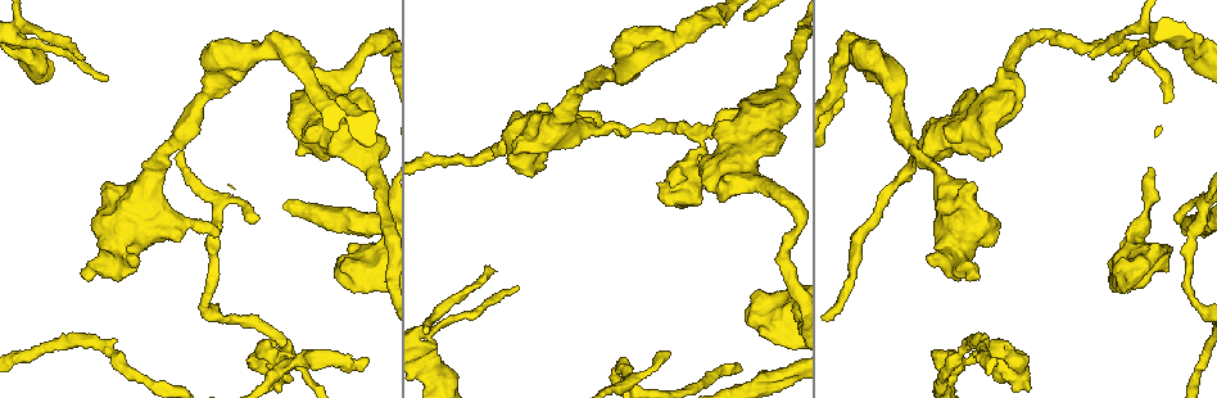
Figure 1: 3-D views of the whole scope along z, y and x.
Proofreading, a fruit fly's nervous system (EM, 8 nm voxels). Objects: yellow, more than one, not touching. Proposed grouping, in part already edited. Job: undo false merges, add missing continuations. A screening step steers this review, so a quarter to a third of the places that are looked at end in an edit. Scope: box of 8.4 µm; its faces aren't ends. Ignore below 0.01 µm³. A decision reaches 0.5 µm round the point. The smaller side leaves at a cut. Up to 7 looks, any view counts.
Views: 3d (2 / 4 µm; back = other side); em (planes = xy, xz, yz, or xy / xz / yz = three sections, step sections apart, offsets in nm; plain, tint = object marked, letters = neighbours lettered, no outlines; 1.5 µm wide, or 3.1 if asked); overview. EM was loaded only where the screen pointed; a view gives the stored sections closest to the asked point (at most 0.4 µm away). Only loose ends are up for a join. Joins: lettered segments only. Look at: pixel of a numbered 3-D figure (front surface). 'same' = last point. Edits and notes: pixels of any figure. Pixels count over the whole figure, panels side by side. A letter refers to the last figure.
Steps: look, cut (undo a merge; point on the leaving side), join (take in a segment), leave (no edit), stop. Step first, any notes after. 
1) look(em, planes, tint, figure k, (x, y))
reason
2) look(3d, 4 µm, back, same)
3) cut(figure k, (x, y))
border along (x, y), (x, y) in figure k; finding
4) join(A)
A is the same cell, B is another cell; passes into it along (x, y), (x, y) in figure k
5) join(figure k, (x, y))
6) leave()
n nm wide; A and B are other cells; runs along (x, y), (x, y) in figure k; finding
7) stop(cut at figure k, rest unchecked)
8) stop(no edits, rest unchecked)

look(em, xz, step 4, letters, figure 1, (1174, 219))

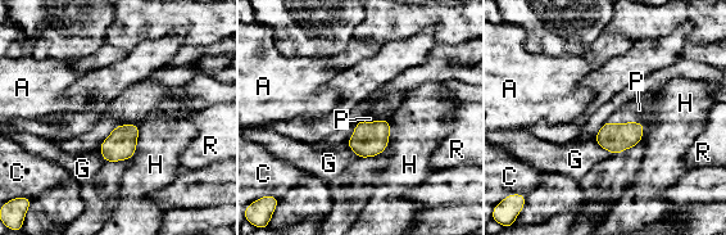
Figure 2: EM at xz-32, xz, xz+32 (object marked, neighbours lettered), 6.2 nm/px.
join(figure 2, (639, 109))
H touches over 220 nm; P is the same cell, A, C, G, H and R are other cells; the neuron continues

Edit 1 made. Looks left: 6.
look(3d, 4 µm, figure 1, (1202, 307))
sharp bend

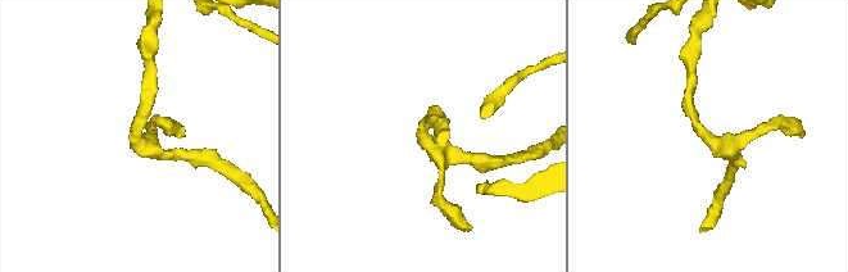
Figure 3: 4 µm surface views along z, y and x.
look(em, planes, letters, figure 3, (426, 138))
arms of 190, 190 nm; shape alone is not enough

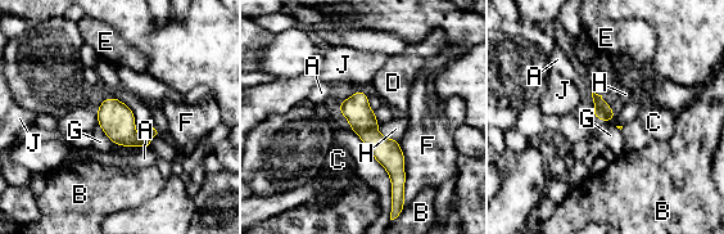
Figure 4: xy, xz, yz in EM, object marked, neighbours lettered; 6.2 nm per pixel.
leave()
110 nm wide; A, B, C, D, E, F, G, H and J are other cells; border along (98, 125), (111, 142) in figure 4; continuous, no second neuron

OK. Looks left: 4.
look(em, xz, step 8, letters, figure 1, (1092, 59))
branch stops here

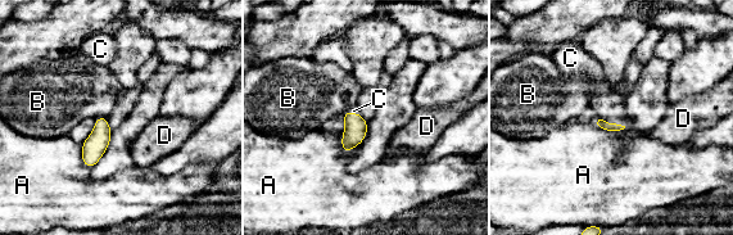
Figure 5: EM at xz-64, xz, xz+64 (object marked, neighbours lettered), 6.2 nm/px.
look(em, planes, letters, same)

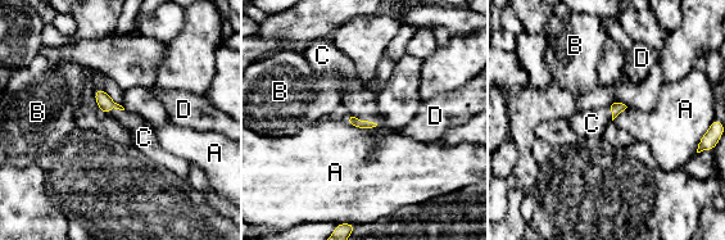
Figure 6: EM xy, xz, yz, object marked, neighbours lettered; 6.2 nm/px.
join(figure 6, (362, 104))
C is the same cell, A, B and D are other cells; the neuron continues

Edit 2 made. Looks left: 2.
stop(join at figure 2, join at figure 6, rest unchecked)

